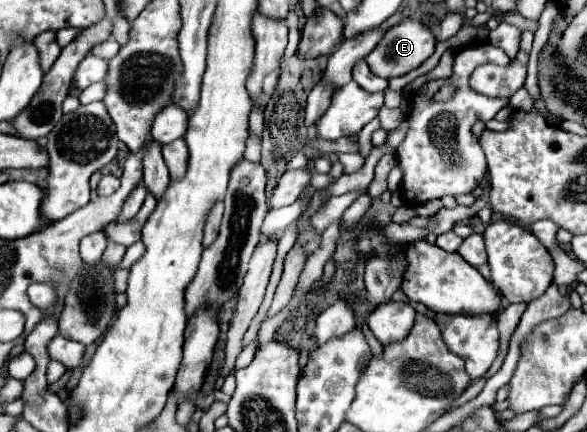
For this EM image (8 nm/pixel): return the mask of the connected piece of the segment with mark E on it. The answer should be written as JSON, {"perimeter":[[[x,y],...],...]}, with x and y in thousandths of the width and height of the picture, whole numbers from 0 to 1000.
{"perimeter":[[[690,39],[652,81],[649,100],[625,127],[625,146],[635,169],[646,169],[646,178],[656,178],[656,183],[690,174],[700,160],[710,160],[724,137],[731,137],[738,127],[741,100],[744,95],[731,63],[724,63],[714,44]]]}

